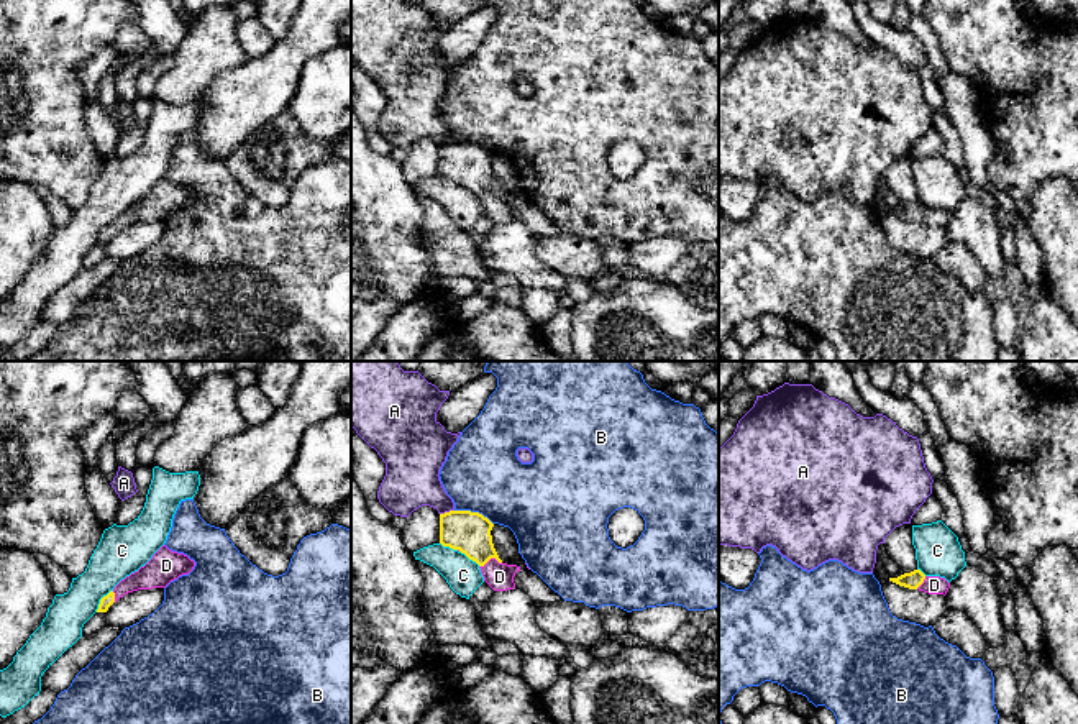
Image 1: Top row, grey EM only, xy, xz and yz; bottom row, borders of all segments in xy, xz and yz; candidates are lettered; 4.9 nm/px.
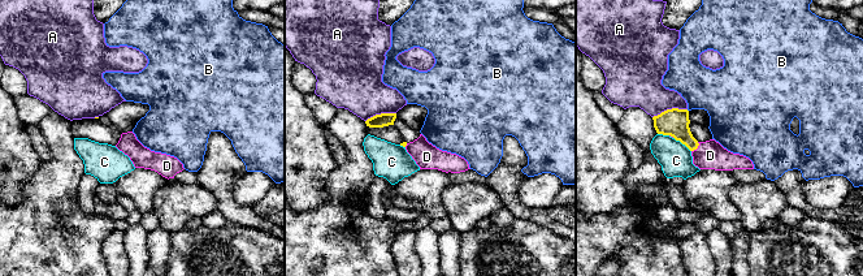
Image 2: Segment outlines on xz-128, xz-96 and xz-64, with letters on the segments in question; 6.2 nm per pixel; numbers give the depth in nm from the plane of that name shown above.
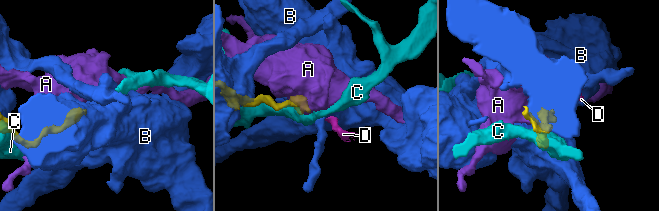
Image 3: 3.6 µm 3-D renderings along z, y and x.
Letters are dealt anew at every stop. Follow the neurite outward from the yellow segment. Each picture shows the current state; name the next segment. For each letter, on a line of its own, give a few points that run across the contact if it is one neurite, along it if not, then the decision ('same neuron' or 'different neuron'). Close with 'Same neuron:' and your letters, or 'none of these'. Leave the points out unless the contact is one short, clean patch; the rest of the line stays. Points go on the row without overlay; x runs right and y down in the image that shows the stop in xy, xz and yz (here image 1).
A: different neuron
B: different neuron
C: different neuron
D: line xz (470, 164), (489, 191), (493, 202), (499, 209); same neuron
Same neuron: D

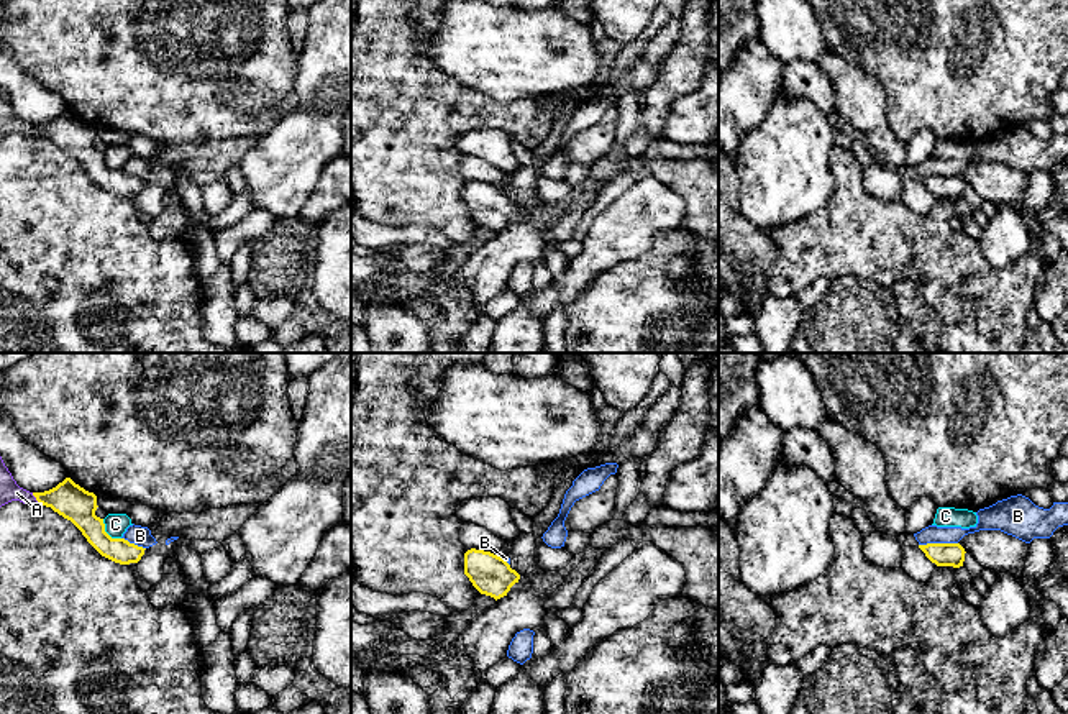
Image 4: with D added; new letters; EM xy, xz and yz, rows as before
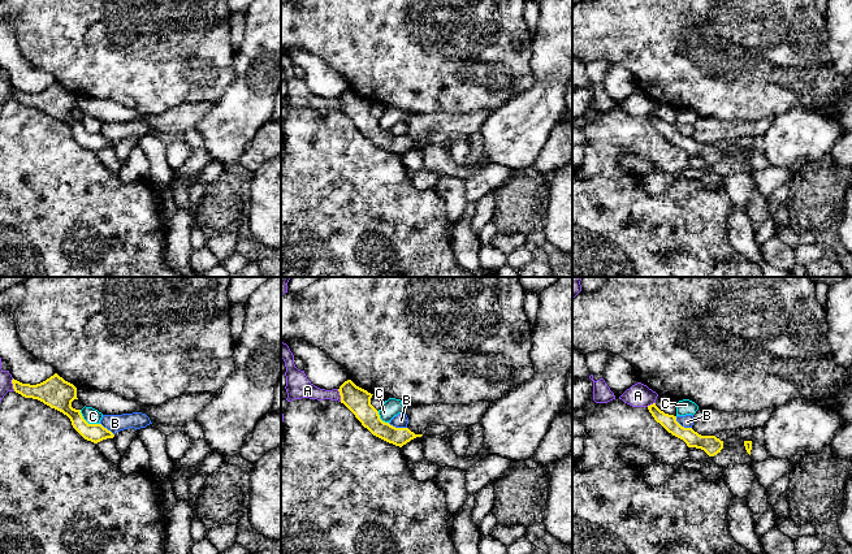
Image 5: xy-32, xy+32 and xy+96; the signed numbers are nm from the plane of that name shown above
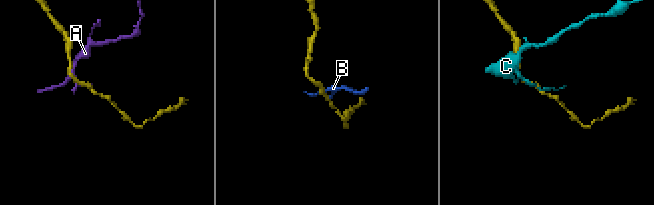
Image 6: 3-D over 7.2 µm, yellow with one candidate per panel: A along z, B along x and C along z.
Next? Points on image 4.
A: line xy (31, 125), (40, 135); different neuron
B: line yz (957, 174), (927, 174), (919, 178); different neuron
C: different neuron
Same neuron: none of these

